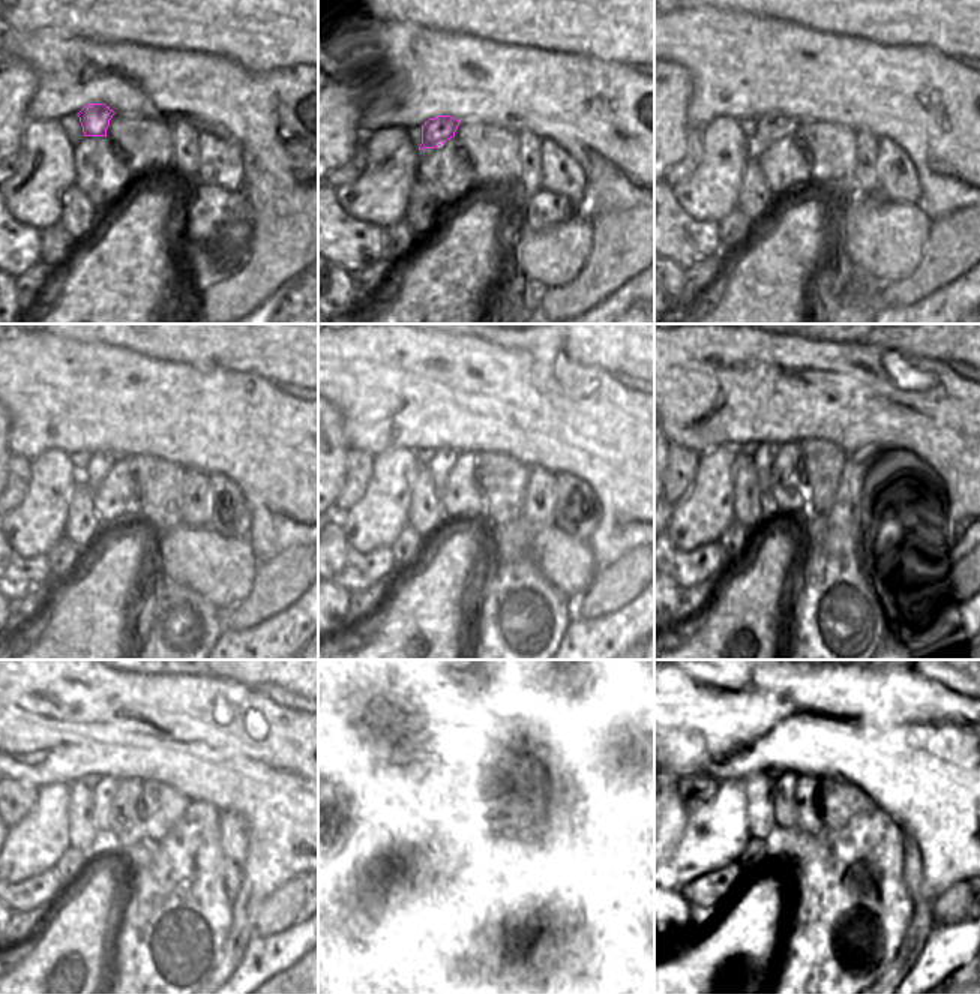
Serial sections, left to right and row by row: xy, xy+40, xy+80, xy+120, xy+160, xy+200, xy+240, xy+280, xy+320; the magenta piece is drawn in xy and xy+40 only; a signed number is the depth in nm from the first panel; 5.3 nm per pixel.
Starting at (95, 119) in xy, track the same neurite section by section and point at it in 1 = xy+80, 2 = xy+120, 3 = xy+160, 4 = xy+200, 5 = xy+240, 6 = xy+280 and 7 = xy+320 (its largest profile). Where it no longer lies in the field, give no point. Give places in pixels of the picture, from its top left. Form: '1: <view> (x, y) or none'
1: xy+80 (770, 129)
2: xy+120 (99, 464)
3: xy+160 (443, 459)
4: xy+200 (790, 449)
5: xy+240 (105, 789)
6: xy+280 (444, 787)
7: xy+320 (784, 808)

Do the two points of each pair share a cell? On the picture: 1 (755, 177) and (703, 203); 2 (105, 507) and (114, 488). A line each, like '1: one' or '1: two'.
1: two
2: one

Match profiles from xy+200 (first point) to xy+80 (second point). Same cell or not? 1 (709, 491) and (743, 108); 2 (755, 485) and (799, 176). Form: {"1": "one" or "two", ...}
{"1": "two", "2": "two"}

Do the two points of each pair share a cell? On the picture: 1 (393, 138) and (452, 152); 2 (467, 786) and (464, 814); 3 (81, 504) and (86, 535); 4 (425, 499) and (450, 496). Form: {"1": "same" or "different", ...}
{"1": "different", "2": "same", "3": "same", "4": "different"}

